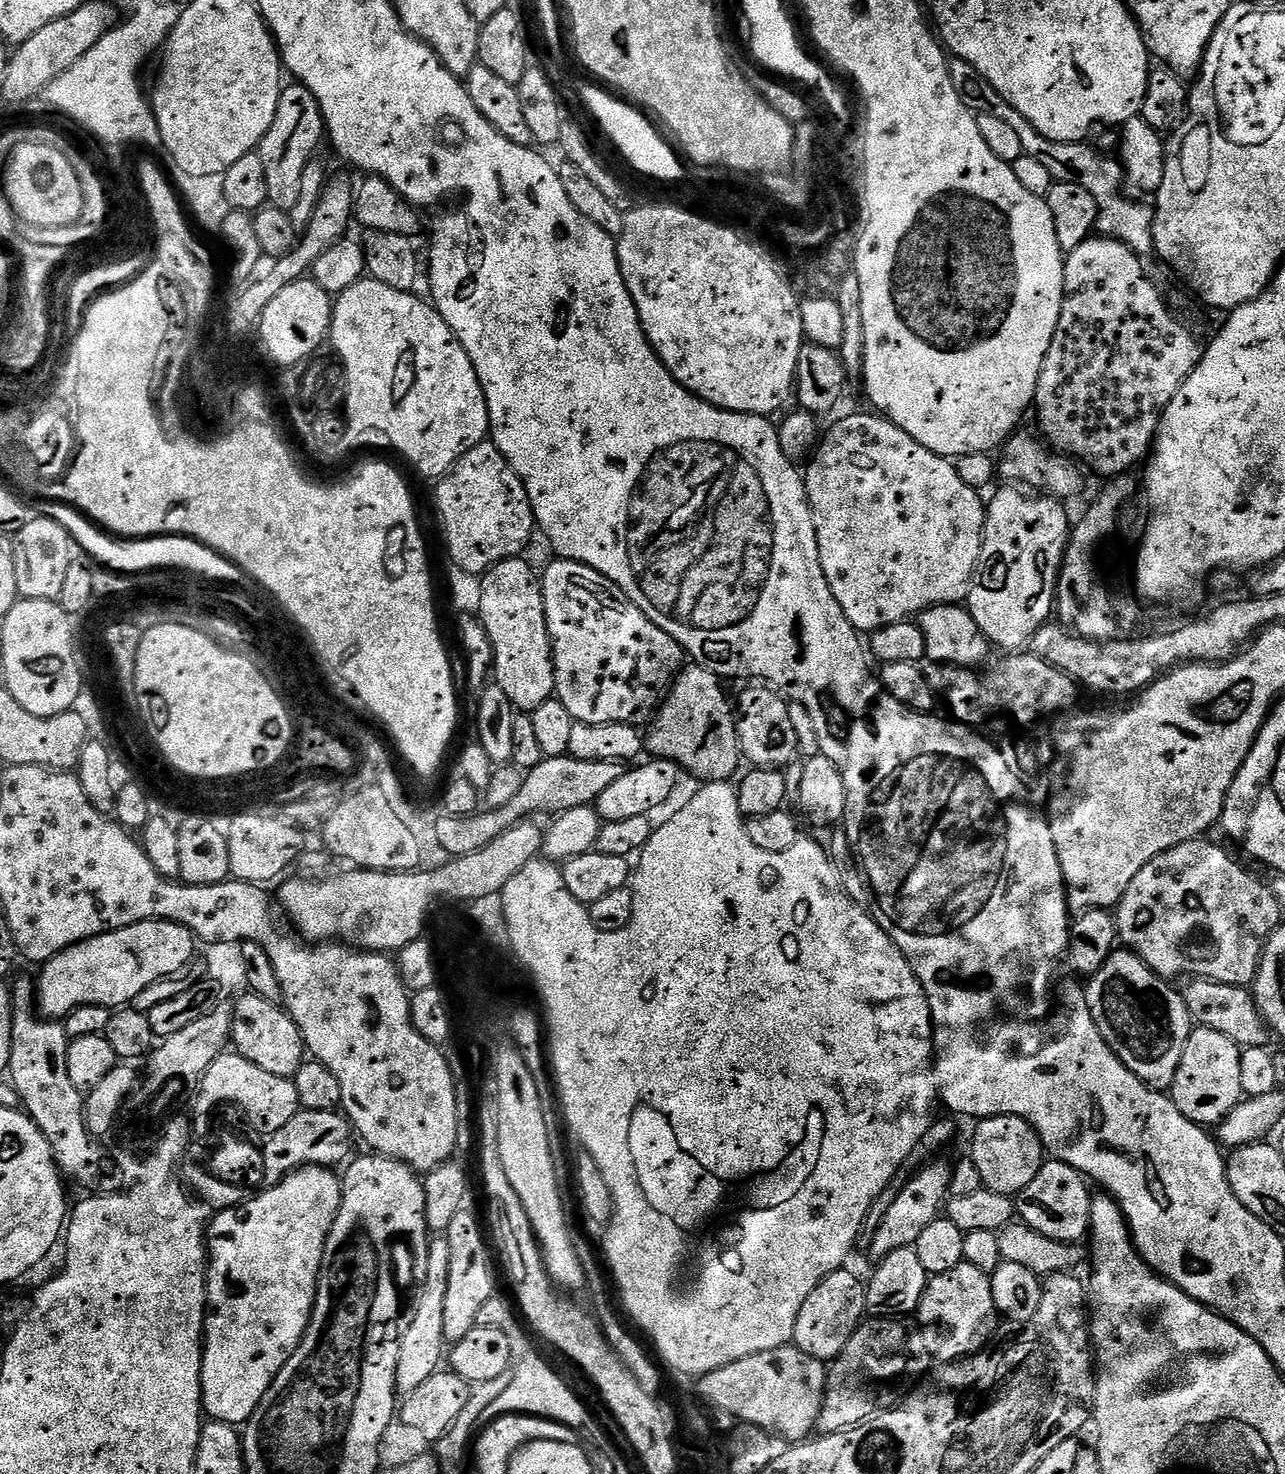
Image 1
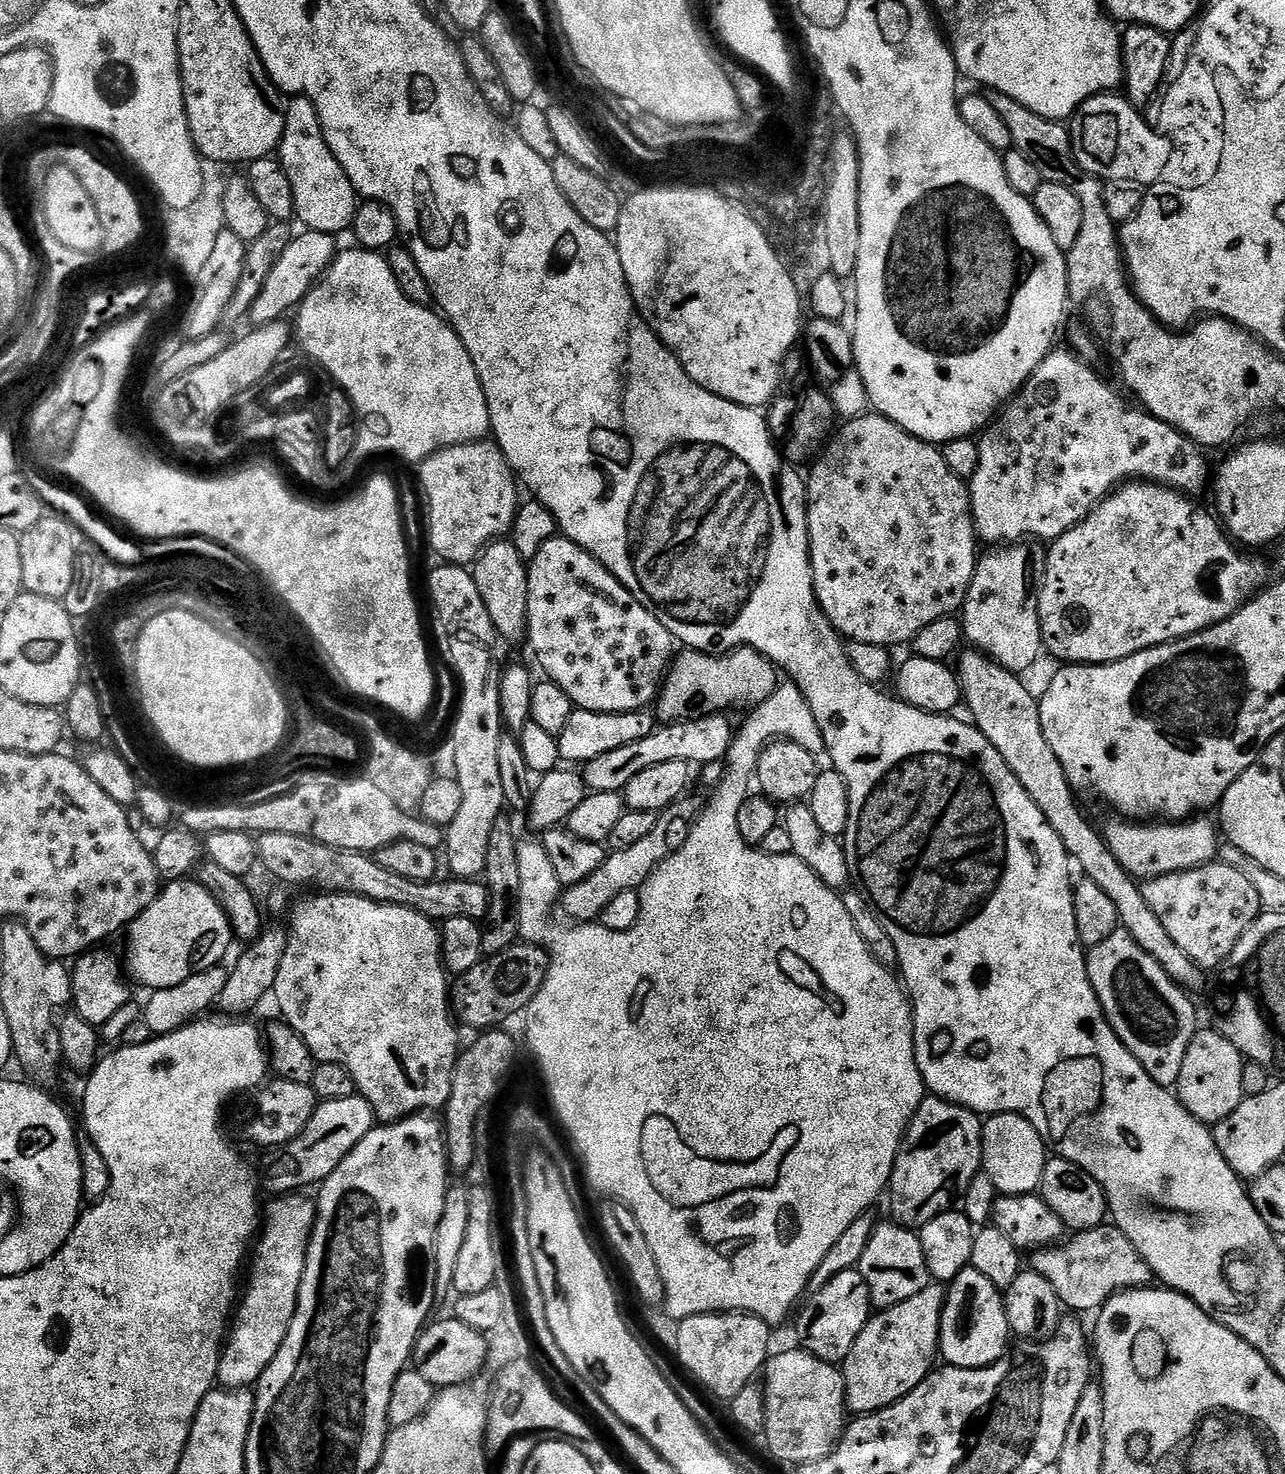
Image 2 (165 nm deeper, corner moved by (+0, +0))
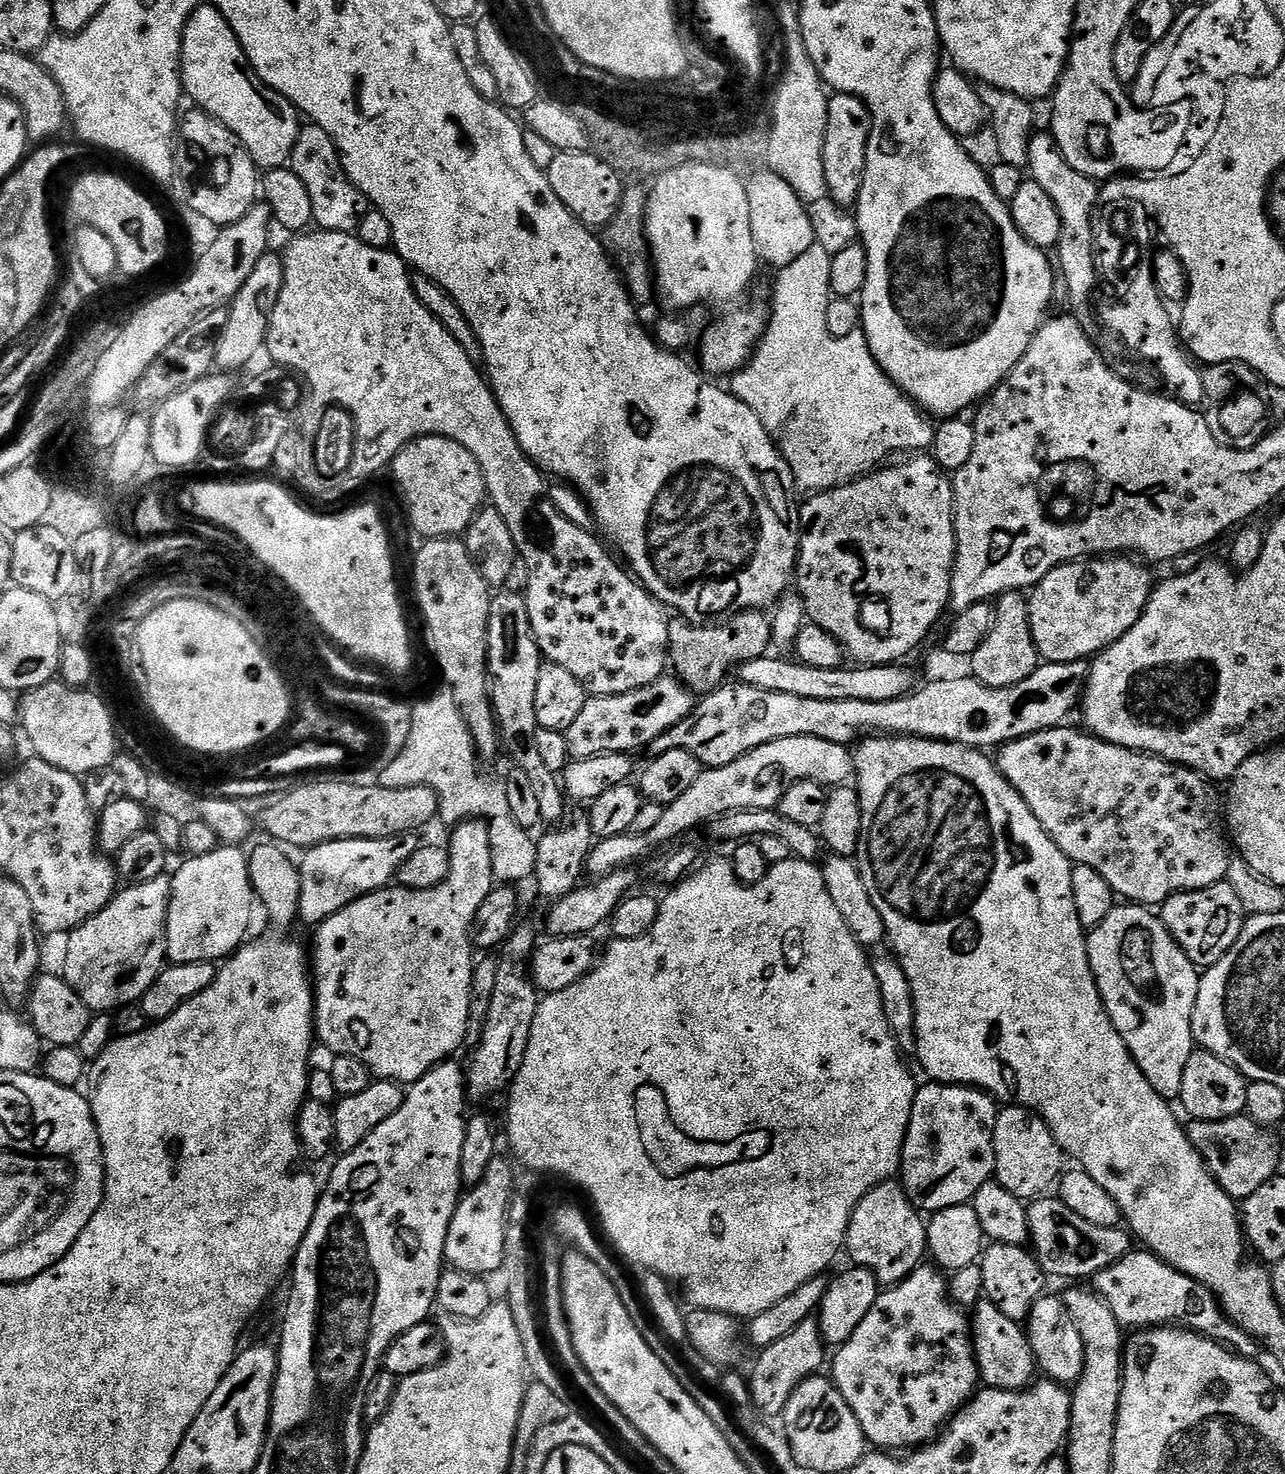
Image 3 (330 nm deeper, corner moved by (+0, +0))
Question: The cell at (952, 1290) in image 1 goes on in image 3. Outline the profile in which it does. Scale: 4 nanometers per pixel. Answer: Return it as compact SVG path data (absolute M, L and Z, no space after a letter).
M987 1302L976 1305L970 1316L972 1345L980 1367L980 1379L987 1387L1021 1391L1033 1383L1037 1375L1036 1356L1028 1341L1028 1333L1017 1321L1006 1318L998 1306Z

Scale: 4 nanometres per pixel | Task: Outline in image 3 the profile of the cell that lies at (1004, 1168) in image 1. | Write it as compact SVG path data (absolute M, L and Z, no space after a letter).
M1001 1107L996 1114L992 1145L996 1155L994 1179L1002 1186L1006 1186L1006 1190L1010 1190L1010 1194L1014 1194L1025 1202L1043 1197L1047 1193L1044 1191L1051 1184L1053 1187L1059 1181L1062 1169L1065 1167L1066 1156L1060 1151L1060 1144L1046 1126L1043 1118L1036 1115L1031 1108Z

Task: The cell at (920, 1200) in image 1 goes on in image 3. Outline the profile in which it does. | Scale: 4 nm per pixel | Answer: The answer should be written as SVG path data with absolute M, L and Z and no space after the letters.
M928 1082L917 1087L912 1103L910 1126L904 1139L904 1153L900 1159L899 1175L902 1177L904 1193L921 1213L931 1214L946 1210L946 1206L958 1206L971 1202L978 1194L978 1186L993 1179L996 1171L994 1154L994 1126L998 1104L987 1092L969 1088L962 1084L937 1084Z

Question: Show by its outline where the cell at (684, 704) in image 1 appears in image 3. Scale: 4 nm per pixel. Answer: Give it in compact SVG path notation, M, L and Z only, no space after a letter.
M740 610L723 622L693 622L672 618L668 621L668 629L671 667L676 667L675 675L694 694L716 691L729 679L728 671L731 668L732 671L739 669L741 664L769 655L772 648L772 621L760 610Z

